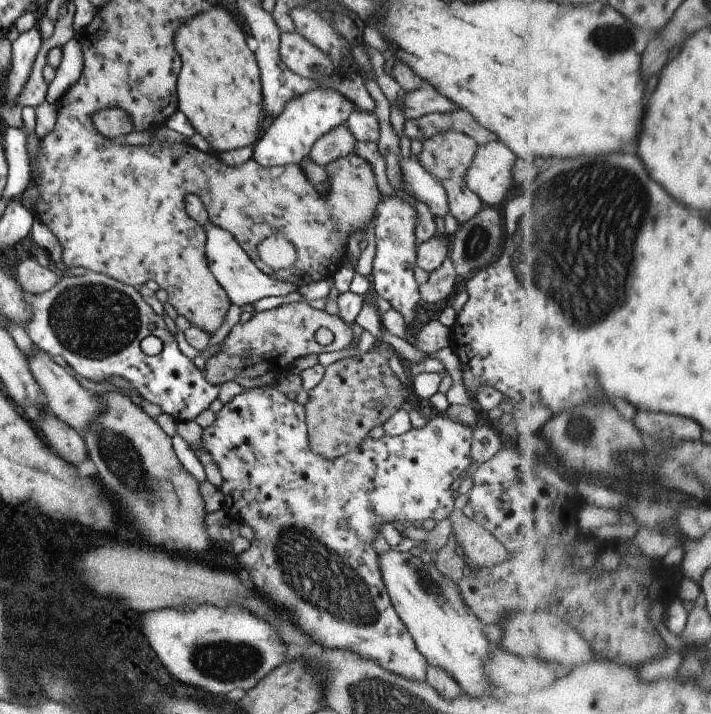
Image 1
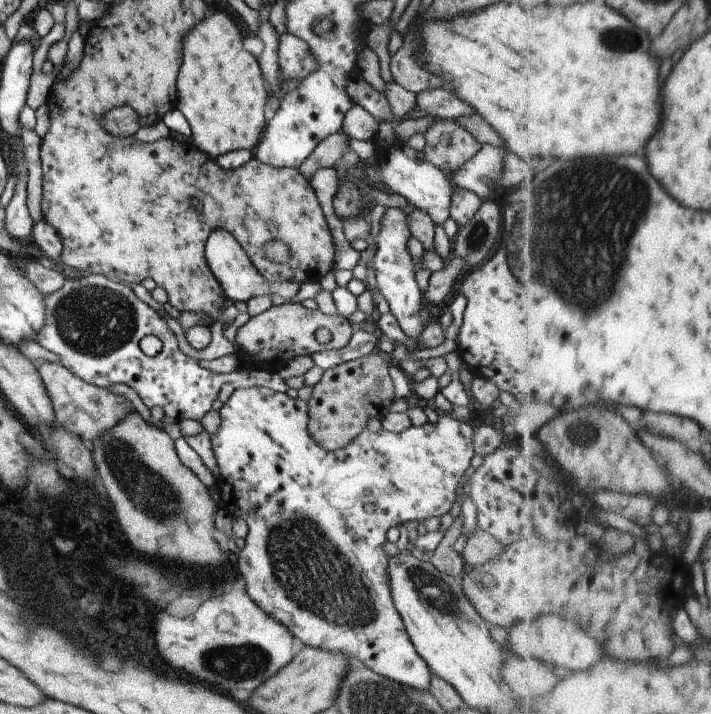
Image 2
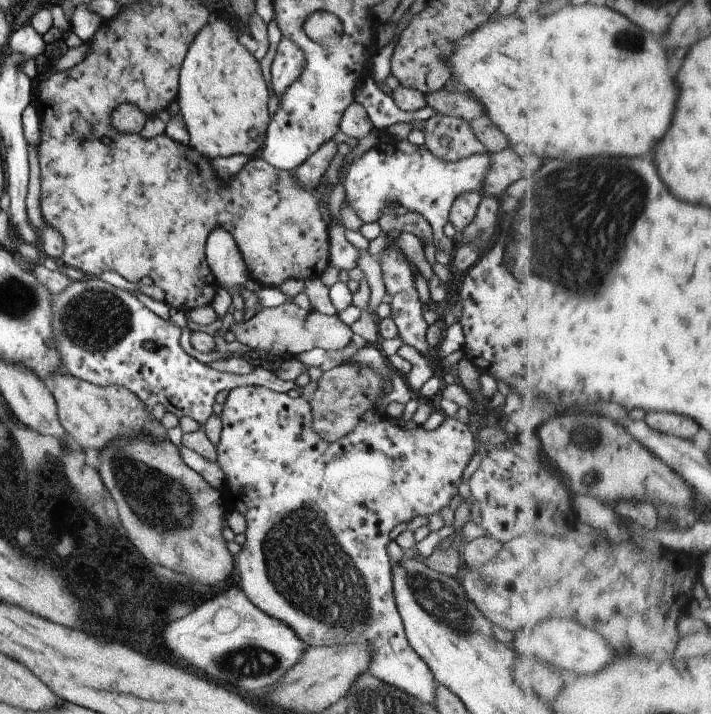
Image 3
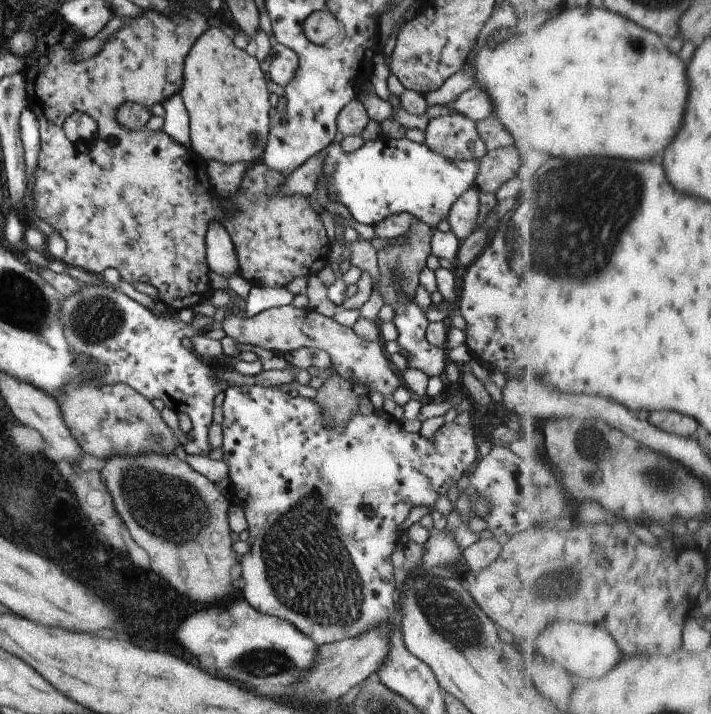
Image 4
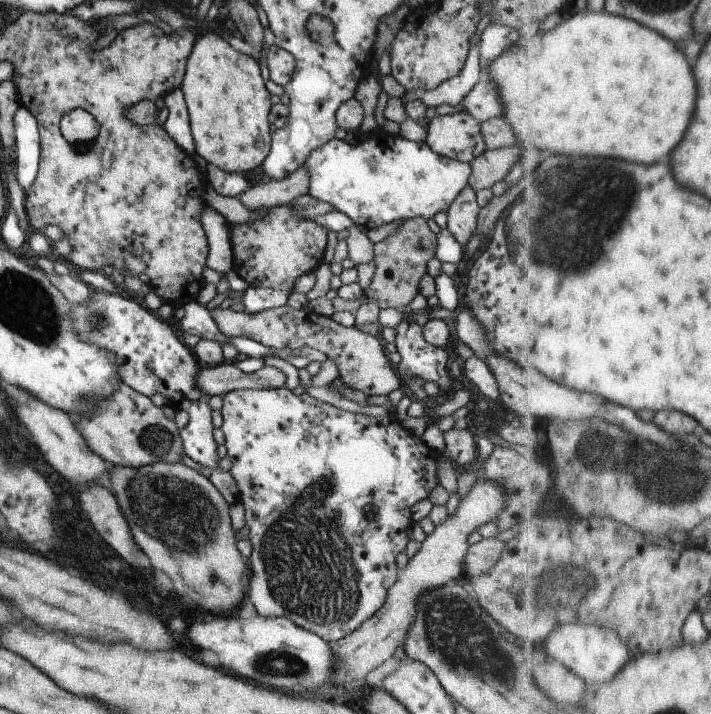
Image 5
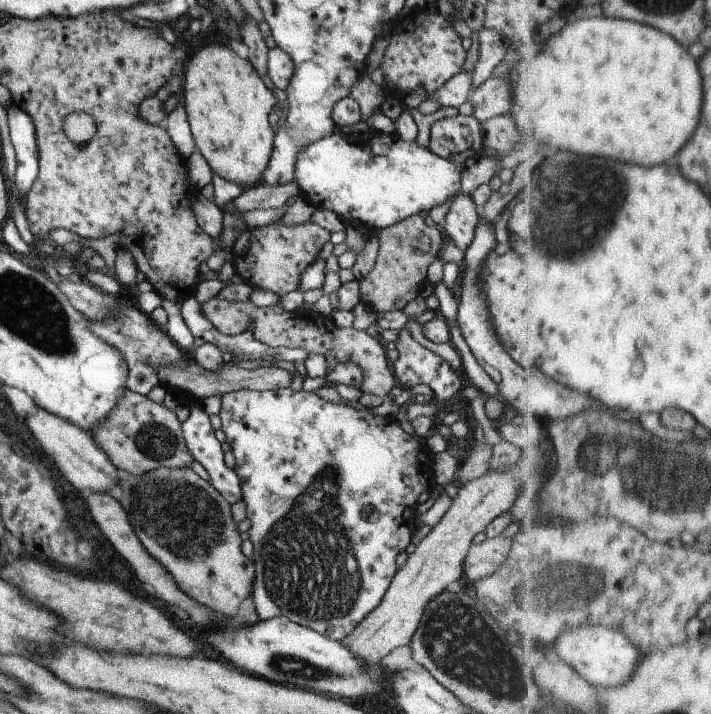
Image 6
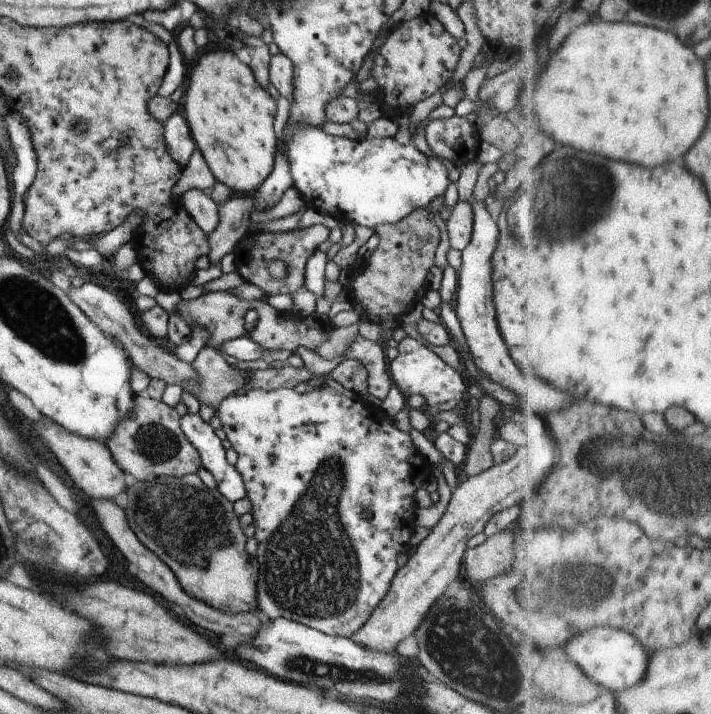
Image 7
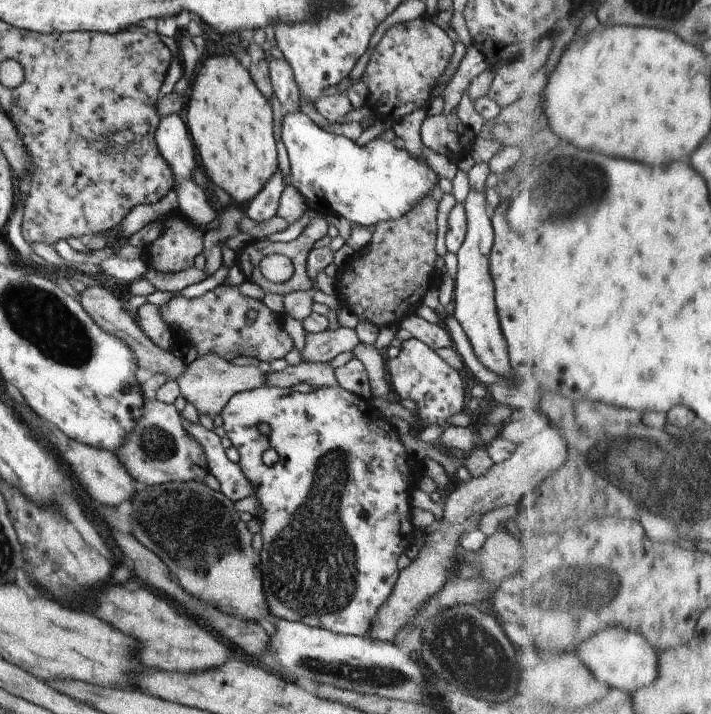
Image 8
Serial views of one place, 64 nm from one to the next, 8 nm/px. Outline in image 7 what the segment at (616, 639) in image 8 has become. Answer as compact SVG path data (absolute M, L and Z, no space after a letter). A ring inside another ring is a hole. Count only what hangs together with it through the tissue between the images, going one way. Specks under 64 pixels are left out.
M590 628L590 632L580 634L572 642L568 642L568 654L578 662L578 666L590 676L594 682L602 684L607 690L622 691L639 685L648 676L651 665L651 652L634 634L618 628Z

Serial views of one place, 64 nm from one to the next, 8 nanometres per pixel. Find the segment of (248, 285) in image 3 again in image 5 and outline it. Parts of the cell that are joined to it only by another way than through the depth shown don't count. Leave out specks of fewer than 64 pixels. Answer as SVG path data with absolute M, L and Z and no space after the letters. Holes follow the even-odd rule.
M208 205L202 209L200 222L206 233L206 240L208 240L207 266L226 275L236 266L228 222L219 212Z

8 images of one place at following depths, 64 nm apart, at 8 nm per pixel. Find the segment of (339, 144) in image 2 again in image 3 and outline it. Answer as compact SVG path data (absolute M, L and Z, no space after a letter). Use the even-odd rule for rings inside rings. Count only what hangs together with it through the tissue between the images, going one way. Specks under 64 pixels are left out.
M328 140L326 144L320 146L298 169L295 169L298 184L304 190L314 192L337 152L337 144L333 140Z

